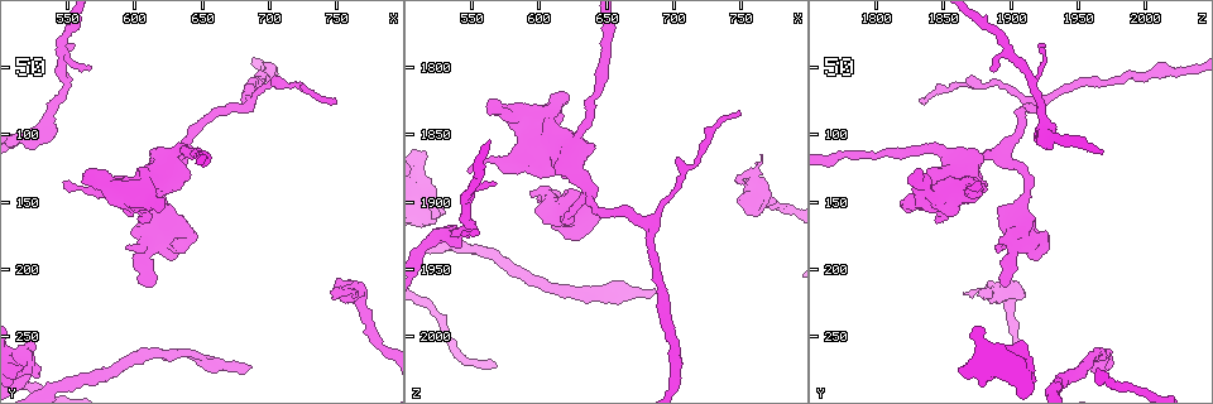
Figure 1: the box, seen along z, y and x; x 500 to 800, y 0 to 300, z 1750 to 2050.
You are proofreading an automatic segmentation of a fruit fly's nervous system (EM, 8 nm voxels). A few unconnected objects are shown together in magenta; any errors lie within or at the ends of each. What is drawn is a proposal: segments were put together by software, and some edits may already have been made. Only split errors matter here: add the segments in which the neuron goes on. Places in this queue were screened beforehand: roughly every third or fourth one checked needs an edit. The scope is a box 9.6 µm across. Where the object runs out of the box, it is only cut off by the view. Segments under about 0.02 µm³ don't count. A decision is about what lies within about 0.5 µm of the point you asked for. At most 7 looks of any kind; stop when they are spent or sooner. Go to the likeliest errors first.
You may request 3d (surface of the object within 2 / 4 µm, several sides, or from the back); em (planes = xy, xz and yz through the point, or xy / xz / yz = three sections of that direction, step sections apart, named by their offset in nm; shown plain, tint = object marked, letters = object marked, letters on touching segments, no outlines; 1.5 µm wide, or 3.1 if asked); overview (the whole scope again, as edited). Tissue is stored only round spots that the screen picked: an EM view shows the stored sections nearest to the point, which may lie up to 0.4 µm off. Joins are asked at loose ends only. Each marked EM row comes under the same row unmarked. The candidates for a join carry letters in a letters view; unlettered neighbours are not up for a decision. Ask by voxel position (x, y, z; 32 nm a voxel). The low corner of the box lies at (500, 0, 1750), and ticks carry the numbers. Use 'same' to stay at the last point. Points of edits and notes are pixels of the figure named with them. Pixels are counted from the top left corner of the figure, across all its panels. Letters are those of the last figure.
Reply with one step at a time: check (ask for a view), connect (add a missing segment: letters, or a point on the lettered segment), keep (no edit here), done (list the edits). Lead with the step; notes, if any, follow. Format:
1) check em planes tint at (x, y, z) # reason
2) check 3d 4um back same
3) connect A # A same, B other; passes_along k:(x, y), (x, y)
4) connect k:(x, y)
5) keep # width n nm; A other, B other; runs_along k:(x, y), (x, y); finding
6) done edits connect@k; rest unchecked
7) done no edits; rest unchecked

check em xz step 8 letters at (750, 222, 1880) # an open end

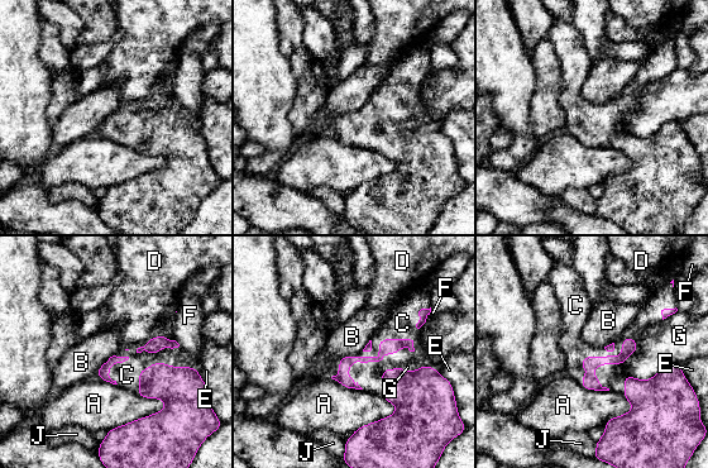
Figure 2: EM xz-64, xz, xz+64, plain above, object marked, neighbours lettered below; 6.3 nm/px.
check em planes letters same

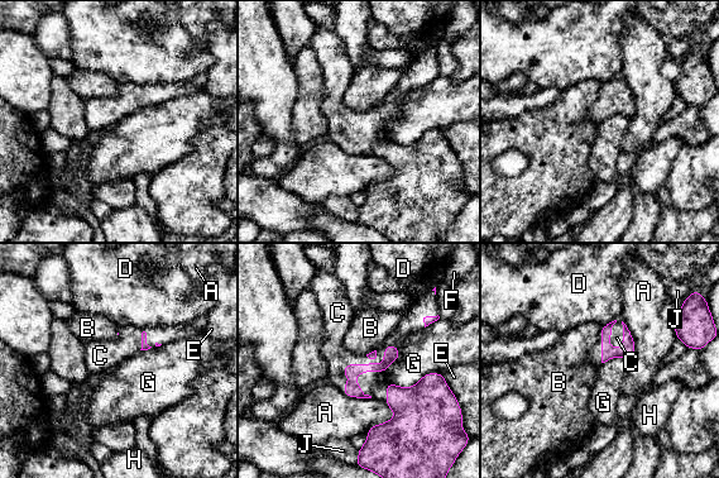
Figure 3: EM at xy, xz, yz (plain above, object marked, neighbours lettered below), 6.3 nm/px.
connect C # A other, B other, C same, D other, E other, F other, G other, H other, J other; passes_along 3:(391, 353), (363, 364), (336, 355); it goes on there

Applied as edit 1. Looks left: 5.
check em xz step 8 tint at (686, 272, 1966) # an open end

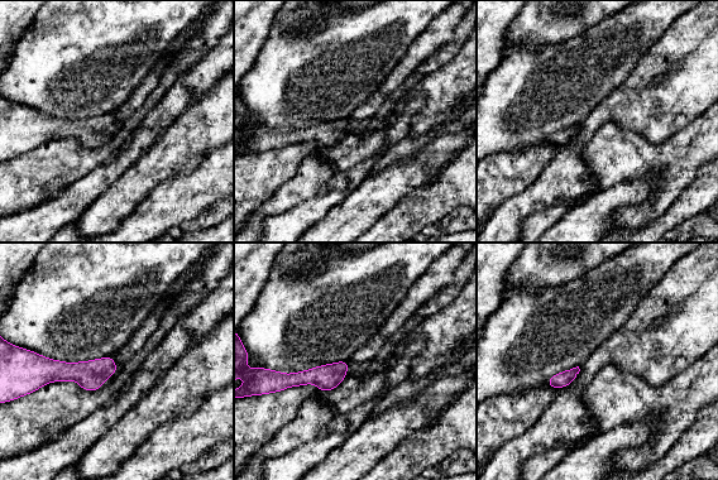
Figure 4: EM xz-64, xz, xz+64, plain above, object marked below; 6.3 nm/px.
check em planes tint same

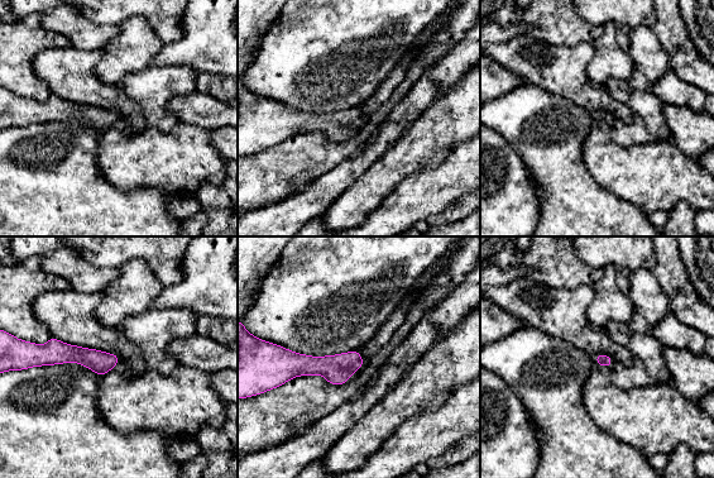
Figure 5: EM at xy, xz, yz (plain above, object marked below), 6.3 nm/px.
check em planes letters same # what lies round it

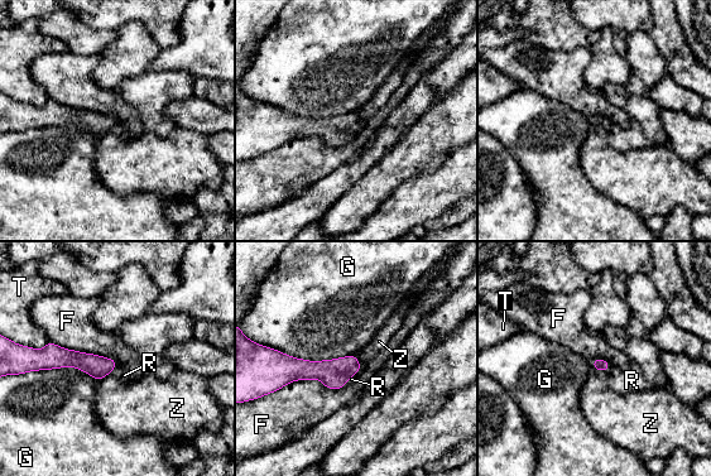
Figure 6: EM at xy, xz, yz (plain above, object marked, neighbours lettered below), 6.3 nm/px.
connect R # F other, G other, R same, T other, Z other; passes_along 6:(600, 364), (606, 370), (632, 380); it goes on there

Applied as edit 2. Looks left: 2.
done edits connect@3, connect@6; rest unchecked

